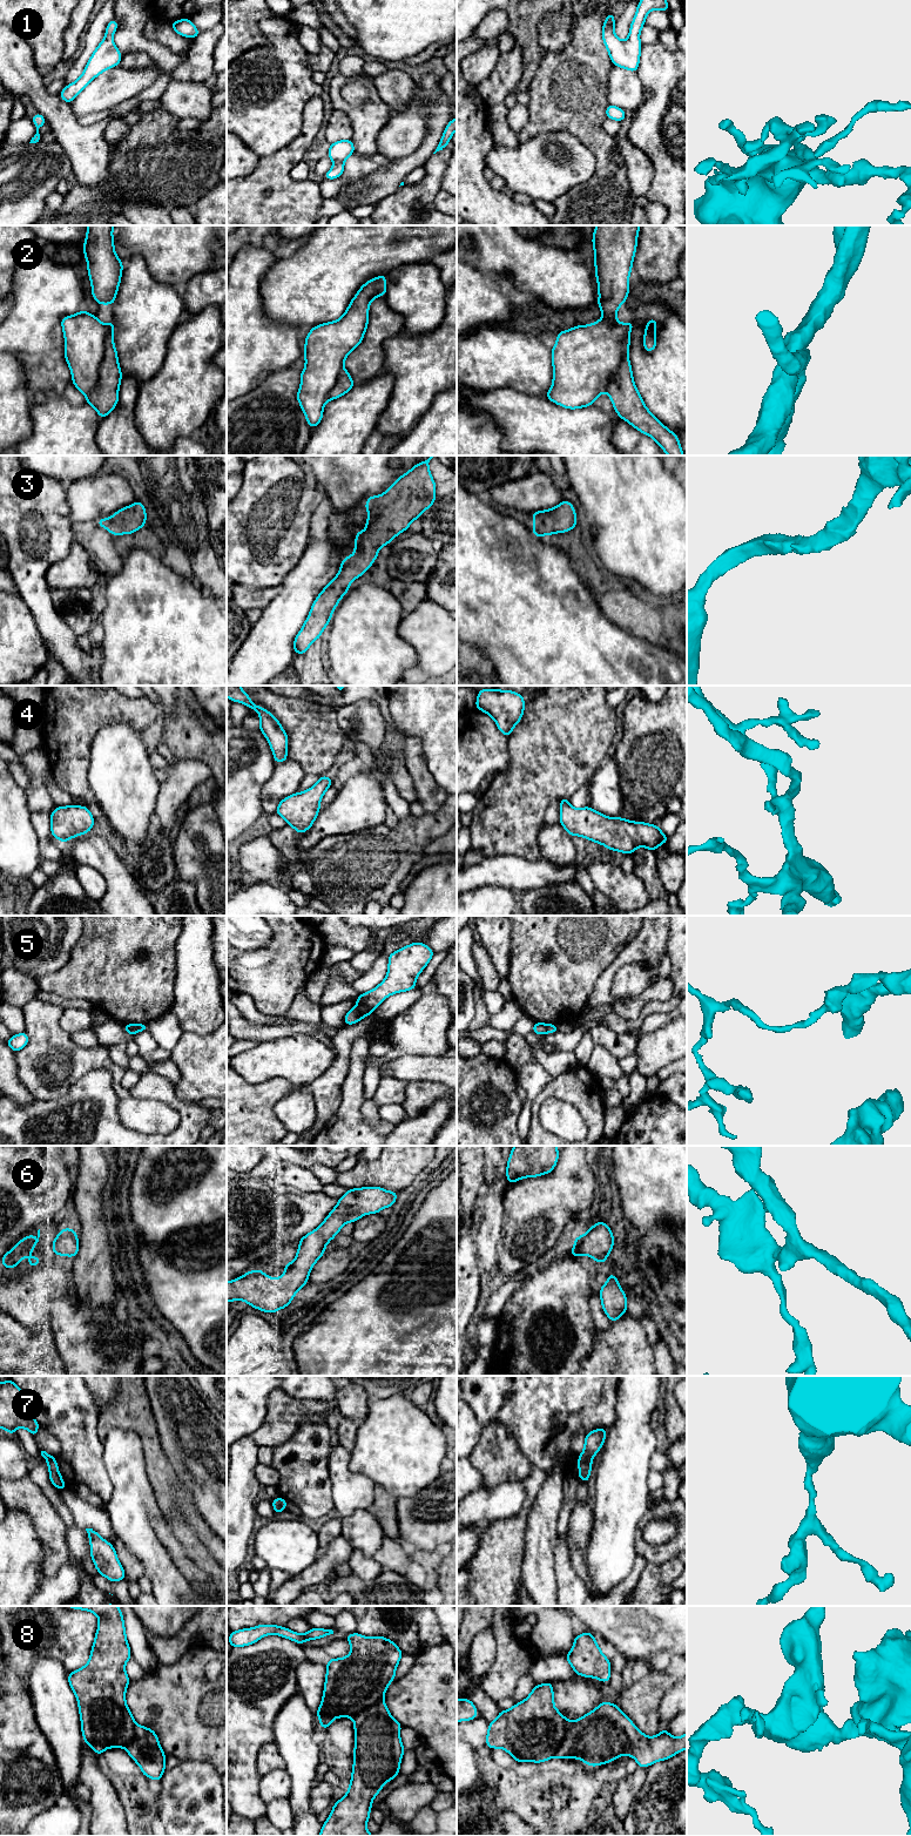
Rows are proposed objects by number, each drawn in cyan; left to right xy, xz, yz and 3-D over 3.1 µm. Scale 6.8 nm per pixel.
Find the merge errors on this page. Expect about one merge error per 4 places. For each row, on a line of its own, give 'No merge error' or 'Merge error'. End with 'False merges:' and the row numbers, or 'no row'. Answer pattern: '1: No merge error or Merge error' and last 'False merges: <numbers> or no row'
1: No merge error
2: Merge error
3: No merge error
4: No merge error
5: Merge error
6: No merge error
7: No merge error
8: No merge error
False merges: 2, 5

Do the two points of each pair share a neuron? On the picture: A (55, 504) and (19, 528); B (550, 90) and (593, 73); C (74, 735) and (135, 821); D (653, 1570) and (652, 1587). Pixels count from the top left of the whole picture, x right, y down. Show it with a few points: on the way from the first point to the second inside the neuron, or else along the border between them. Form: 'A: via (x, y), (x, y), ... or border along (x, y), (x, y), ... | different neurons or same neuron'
A: via (46, 504), (28, 519) | same neuron
B: via (560, 90), (566, 90), (582, 74) | same neuron
C: border along (100, 730), (92, 744), (87, 783) | different neurons
D: via (652, 1574), (652, 1583) | same neuron

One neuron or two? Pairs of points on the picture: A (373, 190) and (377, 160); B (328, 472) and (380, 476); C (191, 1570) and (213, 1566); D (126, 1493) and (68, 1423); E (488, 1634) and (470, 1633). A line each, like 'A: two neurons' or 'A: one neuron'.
A: two neurons
B: one neuron
C: two neurons
D: two neurons
E: two neurons

